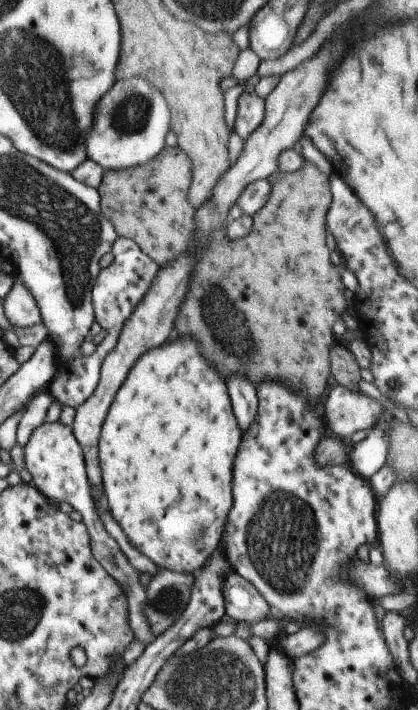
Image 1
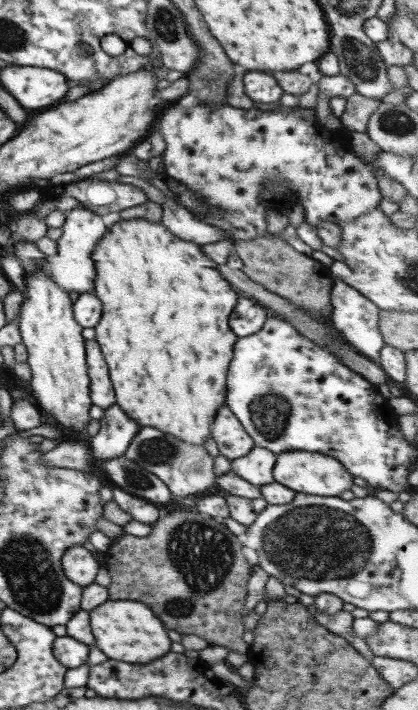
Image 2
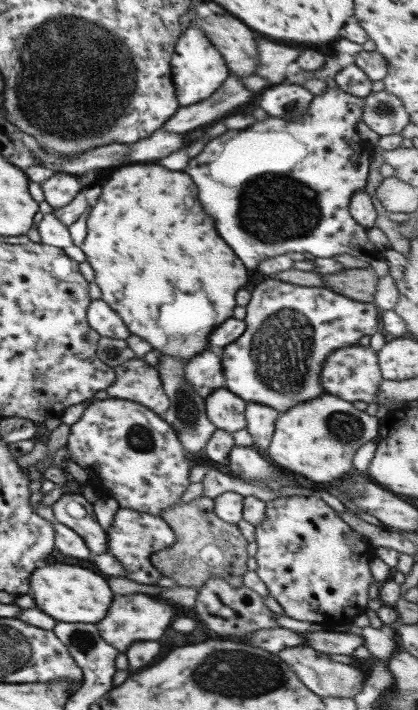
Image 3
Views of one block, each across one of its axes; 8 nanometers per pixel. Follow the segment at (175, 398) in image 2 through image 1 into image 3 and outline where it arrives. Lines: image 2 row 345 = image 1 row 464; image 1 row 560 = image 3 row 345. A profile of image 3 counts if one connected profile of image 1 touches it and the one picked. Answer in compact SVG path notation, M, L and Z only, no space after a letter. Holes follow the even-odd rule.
M134 164L134 166L120 168L120 170L116 170L112 174L112 178L108 180L108 184L104 184L102 196L98 198L98 204L92 208L87 222L87 235L80 248L85 253L87 261L95 272L95 283L101 290L100 299L121 316L121 319L126 323L128 331L132 335L140 336L140 338L149 342L154 349L159 350L161 353L180 358L185 363L190 361L190 358L193 356L210 349L208 344L210 333L225 320L233 316L233 310L237 307L234 296L248 282L248 270L246 265L236 258L236 254L232 252L232 248L228 248L228 244L218 236L218 232L214 228L212 216L208 216L204 212L204 208L202 208L202 204L198 200L198 190L196 190L196 184L192 182L192 178L186 176L184 172L172 172L172 170L166 170L164 166L156 166L156 164Z

